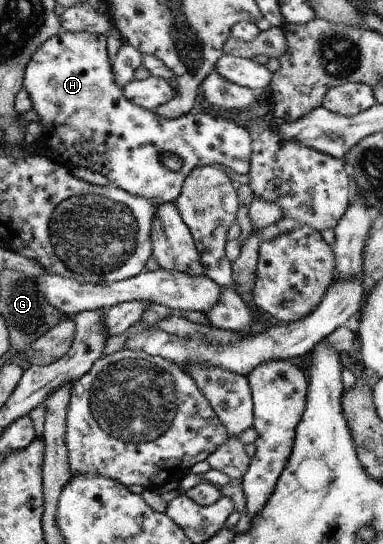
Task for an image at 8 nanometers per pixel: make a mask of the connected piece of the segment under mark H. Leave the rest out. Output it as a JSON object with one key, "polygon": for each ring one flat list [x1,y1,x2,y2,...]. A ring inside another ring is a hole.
{"polygon":[[61,31,48,39,35,51,24,71,23,88,33,101,33,109,43,125,43,137,39,140,46,157,65,165,68,169,85,167,102,173,115,187,121,187,135,197,146,197,154,201,175,201,181,193,183,182,195,167,229,167,239,175,249,173,252,154,251,135,238,121,211,115,209,112,190,113,177,119,159,119,155,110,143,109,131,103,113,73,107,54,106,35,95,32],[175,153,182,162,179,171,171,171,163,165,163,155]]}

